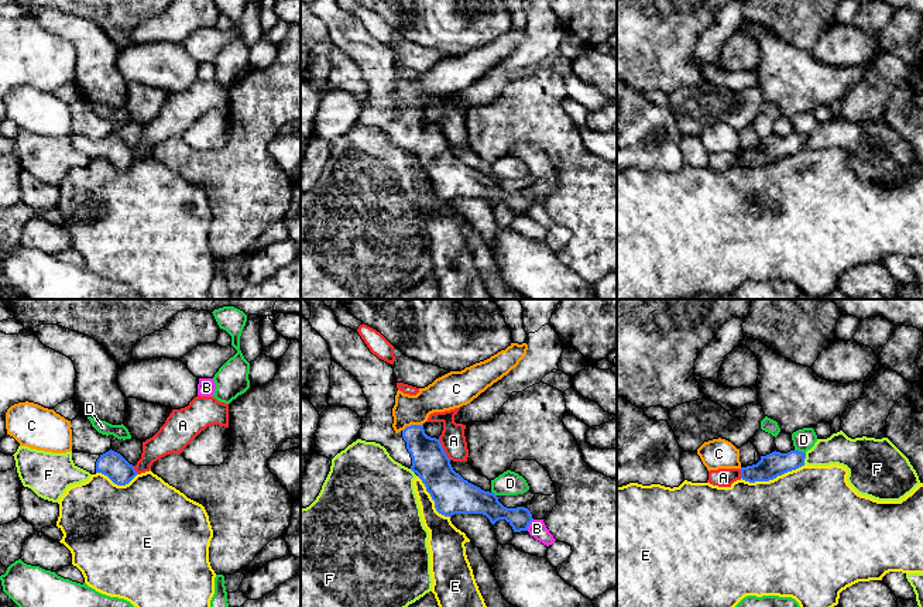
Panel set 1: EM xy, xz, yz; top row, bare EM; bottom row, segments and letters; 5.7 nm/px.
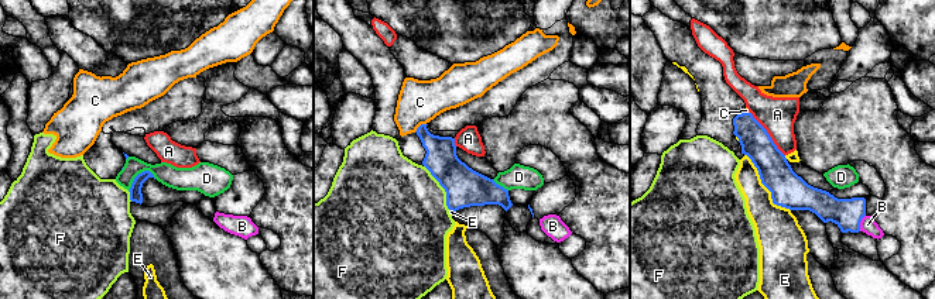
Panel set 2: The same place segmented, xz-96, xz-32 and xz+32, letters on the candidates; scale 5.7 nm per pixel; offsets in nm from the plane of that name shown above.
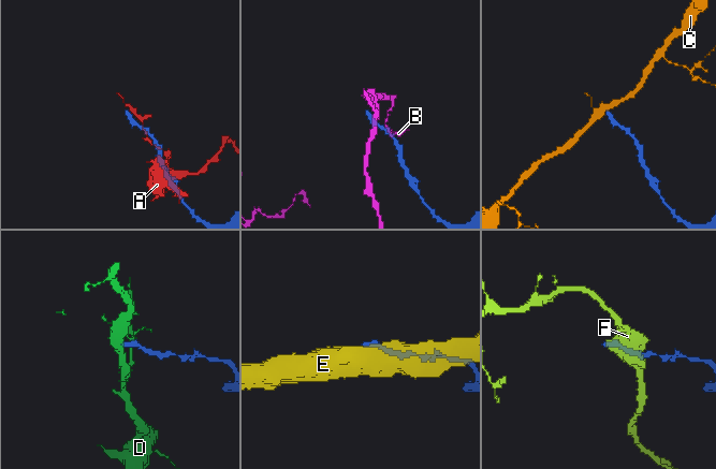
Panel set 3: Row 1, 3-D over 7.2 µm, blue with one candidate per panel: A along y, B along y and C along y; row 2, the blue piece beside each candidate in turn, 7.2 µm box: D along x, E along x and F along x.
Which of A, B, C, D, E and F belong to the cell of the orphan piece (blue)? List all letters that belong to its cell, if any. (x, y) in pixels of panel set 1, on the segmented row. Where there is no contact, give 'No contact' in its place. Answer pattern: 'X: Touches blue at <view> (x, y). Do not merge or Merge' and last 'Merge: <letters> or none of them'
A: Touches blue at xz (442, 449). Do not merge
B: Touches blue at xz (528, 525). Do not merge
C: Touches blue at xz (412, 425). Do not merge
D: Touches blue at yz (800, 452). Do not merge
E: Touches blue at yz (772, 479). Do not merge
F: Touches blue at yz (805, 458). Do not merge
Merge: none of them

